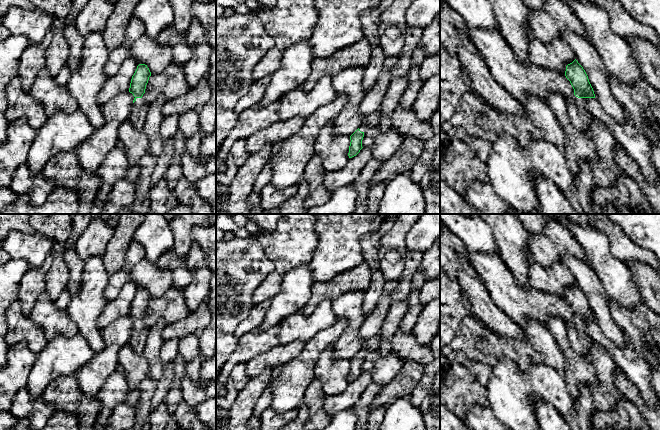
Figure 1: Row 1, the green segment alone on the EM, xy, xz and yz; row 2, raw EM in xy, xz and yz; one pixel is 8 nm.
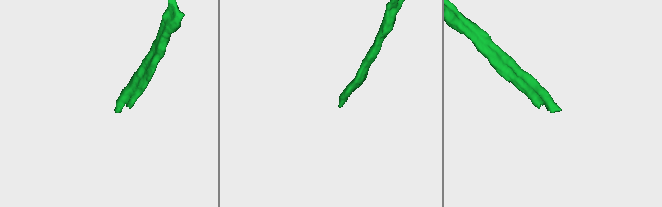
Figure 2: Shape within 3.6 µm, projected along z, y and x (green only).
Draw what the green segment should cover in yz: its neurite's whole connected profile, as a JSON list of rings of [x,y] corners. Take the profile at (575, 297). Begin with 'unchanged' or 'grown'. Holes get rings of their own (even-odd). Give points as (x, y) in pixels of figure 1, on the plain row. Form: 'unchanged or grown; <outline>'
grown; [[[576,283],[566,290],[565,300],[574,313],[573,321],[566,323],[570,344],[579,354],[585,356],[593,341],[585,332],[582,323],[595,322],[593,312],[585,294]]]

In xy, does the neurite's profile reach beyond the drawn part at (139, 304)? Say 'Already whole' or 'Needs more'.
Needs more

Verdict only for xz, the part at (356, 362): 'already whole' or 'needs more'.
needs more

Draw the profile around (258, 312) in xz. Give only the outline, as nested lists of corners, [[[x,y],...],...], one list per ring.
[[[270,300],[254,305],[249,316],[242,321],[235,330],[235,335],[239,338],[244,333],[258,328],[264,320]]]

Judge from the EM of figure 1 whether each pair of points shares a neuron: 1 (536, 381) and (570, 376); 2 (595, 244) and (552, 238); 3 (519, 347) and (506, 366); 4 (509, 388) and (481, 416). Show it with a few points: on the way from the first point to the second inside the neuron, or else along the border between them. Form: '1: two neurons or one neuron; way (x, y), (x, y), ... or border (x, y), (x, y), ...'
1: two neurons; border (560, 373), (567, 390), (573, 398)
2: two neurons; border (561, 224), (582, 248), (588, 261)
3: two neurons; border (497, 358), (508, 357), (521, 369), (533, 363)
4: two neurons; border (488, 406), (498, 419)

